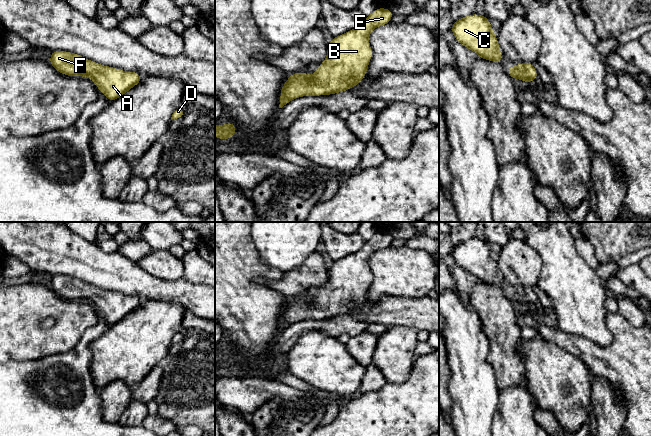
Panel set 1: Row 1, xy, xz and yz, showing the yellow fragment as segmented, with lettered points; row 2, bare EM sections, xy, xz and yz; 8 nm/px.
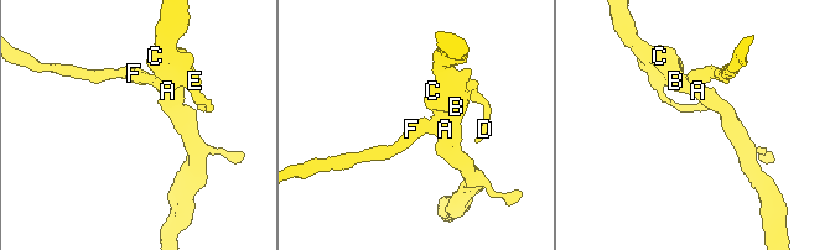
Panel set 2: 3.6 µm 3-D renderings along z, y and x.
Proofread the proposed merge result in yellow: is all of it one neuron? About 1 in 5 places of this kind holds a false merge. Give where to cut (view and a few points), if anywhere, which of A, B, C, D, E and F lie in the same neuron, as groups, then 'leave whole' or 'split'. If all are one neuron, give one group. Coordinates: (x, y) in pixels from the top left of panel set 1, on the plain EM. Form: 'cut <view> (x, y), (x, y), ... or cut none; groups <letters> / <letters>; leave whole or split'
cut none; groups A B C D E F; leave whole

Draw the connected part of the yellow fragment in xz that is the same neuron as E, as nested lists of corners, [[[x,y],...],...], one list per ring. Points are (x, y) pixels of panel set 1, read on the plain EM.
[[[378,231],[370,240],[365,241],[360,250],[343,259],[333,261],[332,266],[327,268],[326,284],[313,297],[312,302],[306,296],[293,297],[289,300],[282,310],[279,332],[298,321],[330,319],[348,315],[350,311],[360,308],[360,305],[366,300],[366,294],[372,280],[368,260],[374,252],[390,247],[392,240],[391,233]]]

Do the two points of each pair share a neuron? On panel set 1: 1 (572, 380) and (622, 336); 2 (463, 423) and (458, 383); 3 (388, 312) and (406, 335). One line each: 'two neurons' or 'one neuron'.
1: two neurons
2: one neuron
3: two neurons

